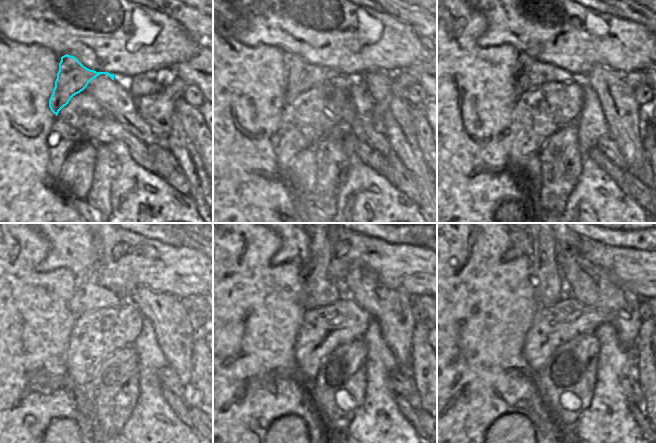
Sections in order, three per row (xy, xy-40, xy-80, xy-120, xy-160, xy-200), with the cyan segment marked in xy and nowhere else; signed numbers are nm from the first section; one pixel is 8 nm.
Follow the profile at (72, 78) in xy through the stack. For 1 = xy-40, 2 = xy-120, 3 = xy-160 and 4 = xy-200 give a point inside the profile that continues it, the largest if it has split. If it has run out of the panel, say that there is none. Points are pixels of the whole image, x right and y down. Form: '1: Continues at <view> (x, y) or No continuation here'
1: Continues at xy-40 (301, 75)
2: Continues at xy-120 (88, 294)
3: Continues at xy-160 (317, 289)
4: Continues at xy-200 (547, 283)

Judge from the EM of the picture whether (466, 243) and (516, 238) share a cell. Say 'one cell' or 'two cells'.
two cells

